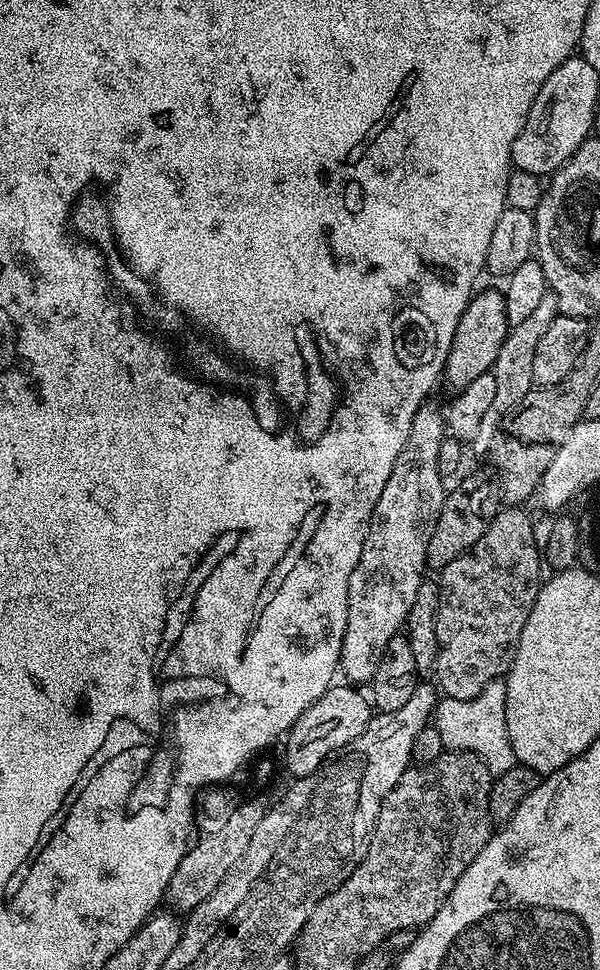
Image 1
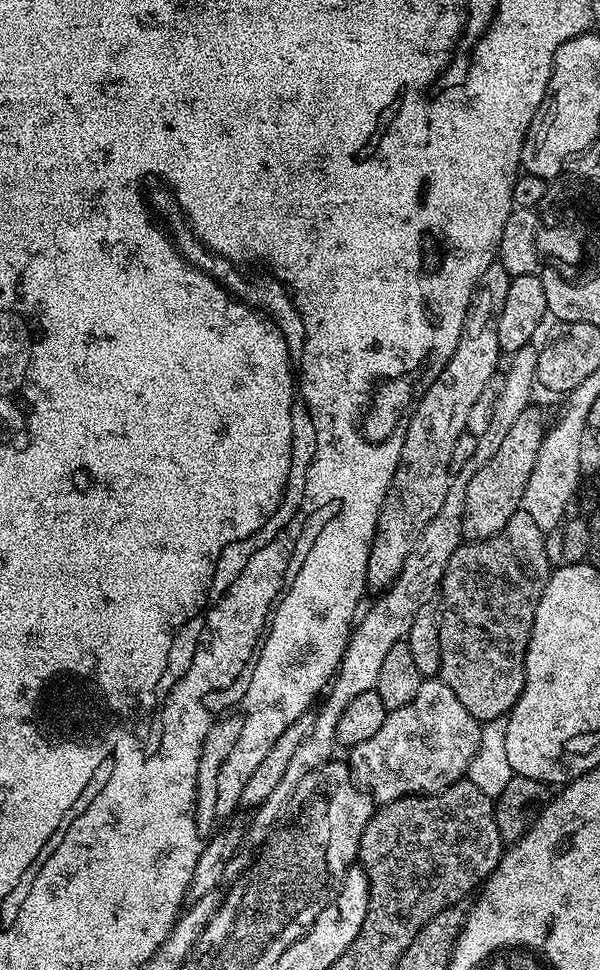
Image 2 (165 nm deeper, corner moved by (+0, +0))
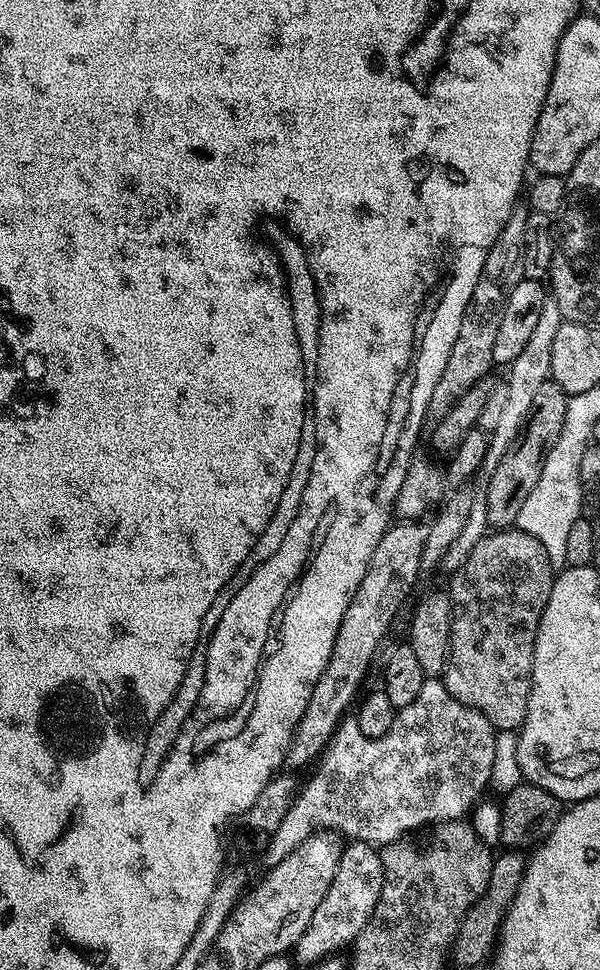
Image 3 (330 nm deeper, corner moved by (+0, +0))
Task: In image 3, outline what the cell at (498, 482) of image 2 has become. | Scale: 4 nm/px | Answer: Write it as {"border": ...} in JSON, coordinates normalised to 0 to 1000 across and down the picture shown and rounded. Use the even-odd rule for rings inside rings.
{"border":[[[918,390],[903,394],[903,399],[890,405],[870,443],[850,464],[837,468],[837,476],[830,476],[830,485],[823,485],[823,493],[813,502],[813,538],[822,545],[838,546],[858,541],[863,526],[870,526],[883,505],[890,505],[897,498],[897,489],[903,489],[903,476],[930,452],[937,435],[943,435],[947,410]]]}

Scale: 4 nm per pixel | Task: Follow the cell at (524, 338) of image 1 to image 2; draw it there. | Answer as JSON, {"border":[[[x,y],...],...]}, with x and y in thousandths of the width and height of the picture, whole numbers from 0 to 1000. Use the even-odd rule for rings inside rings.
{"border":[[[892,354],[870,357],[870,361],[852,364],[848,371],[853,372],[848,373],[847,379],[843,375],[840,384],[840,401],[837,406],[830,406],[830,414],[823,414],[823,428],[817,431],[817,439],[810,447],[793,452],[797,460],[790,464],[790,472],[782,472],[777,480],[770,480],[770,485],[752,492],[743,513],[730,530],[717,534],[717,542],[703,546],[697,559],[690,559],[690,567],[677,571],[677,579],[652,606],[635,613],[640,615],[608,635],[605,632],[592,640],[567,689],[553,704],[547,706],[543,716],[532,723],[533,734],[525,735],[523,748],[517,748],[517,757],[503,761],[503,769],[495,770],[493,776],[483,780],[483,786],[470,797],[470,803],[477,808],[487,808],[490,800],[510,802],[517,794],[530,794],[530,790],[548,787],[558,780],[553,778],[558,777],[560,771],[563,772],[560,761],[563,744],[570,744],[570,736],[575,735],[577,728],[583,728],[583,724],[590,724],[597,715],[610,715],[625,710],[630,694],[637,691],[637,681],[643,679],[645,672],[663,661],[680,659],[680,651],[697,629],[703,629],[703,625],[722,622],[733,602],[740,599],[750,574],[773,557],[770,534],[777,526],[777,505],[783,501],[783,496],[790,494],[790,489],[797,489],[797,485],[803,485],[803,480],[810,480],[810,476],[817,476],[817,472],[823,472],[823,468],[830,468],[830,460],[837,460],[837,452],[843,452],[843,443],[850,443],[850,439],[857,439],[858,433],[863,432],[863,427],[870,427],[870,423],[877,423],[888,415],[887,403],[895,403],[897,400],[893,382],[898,364],[898,358]]]}

